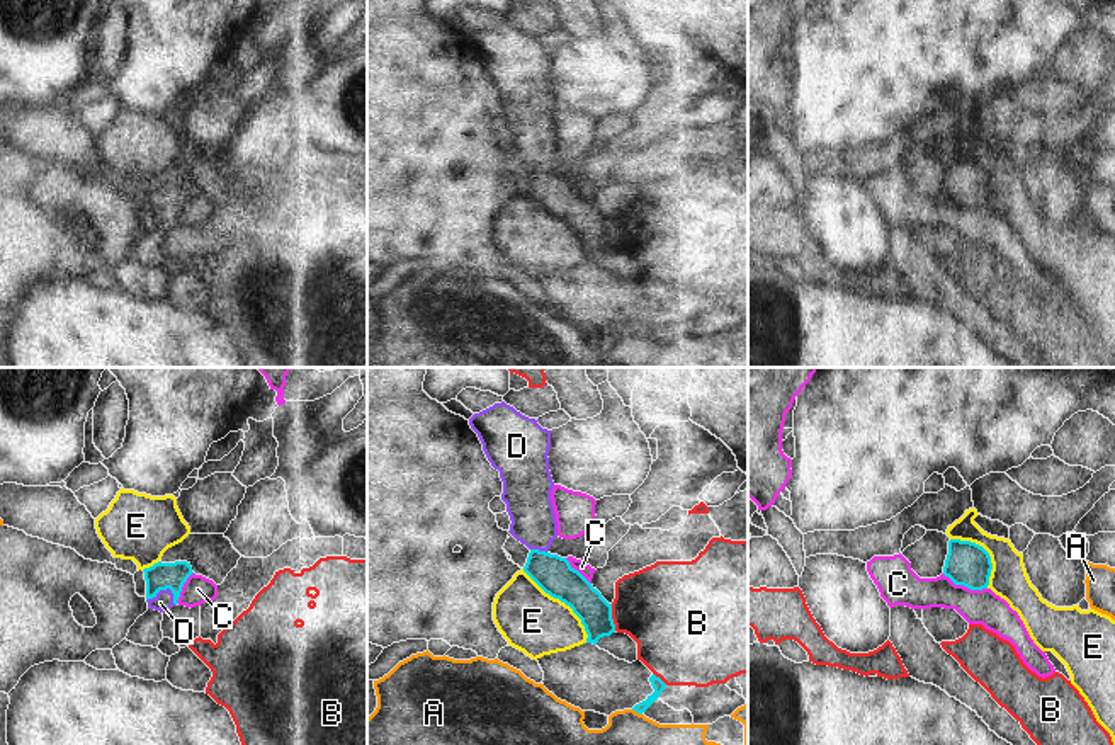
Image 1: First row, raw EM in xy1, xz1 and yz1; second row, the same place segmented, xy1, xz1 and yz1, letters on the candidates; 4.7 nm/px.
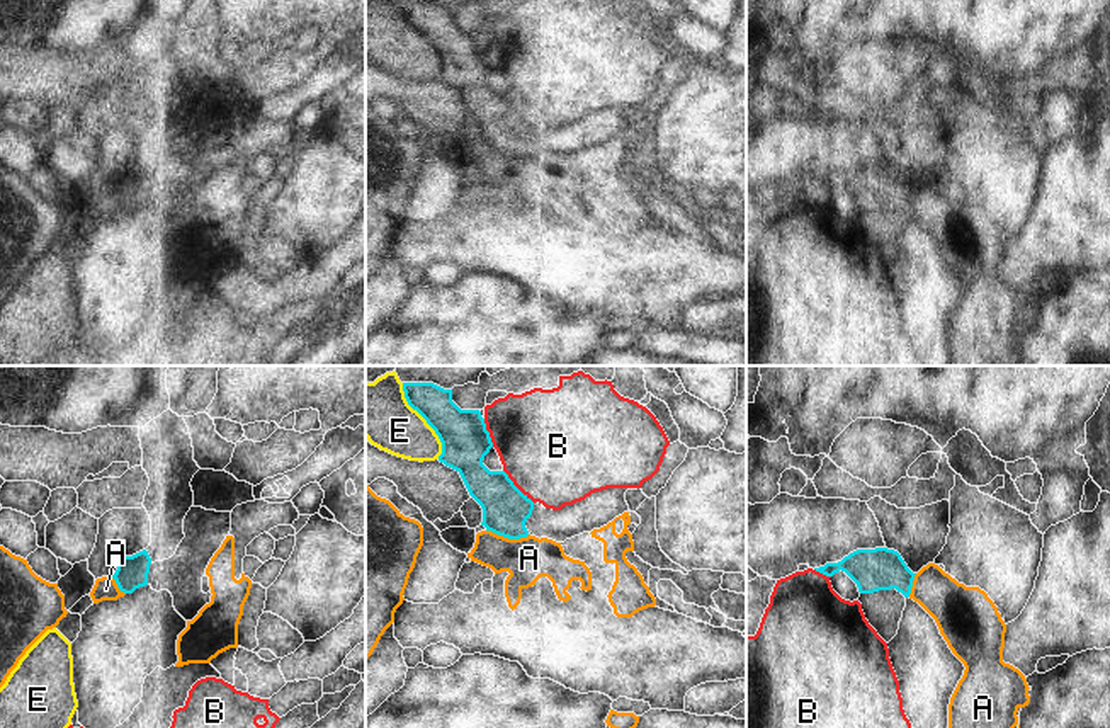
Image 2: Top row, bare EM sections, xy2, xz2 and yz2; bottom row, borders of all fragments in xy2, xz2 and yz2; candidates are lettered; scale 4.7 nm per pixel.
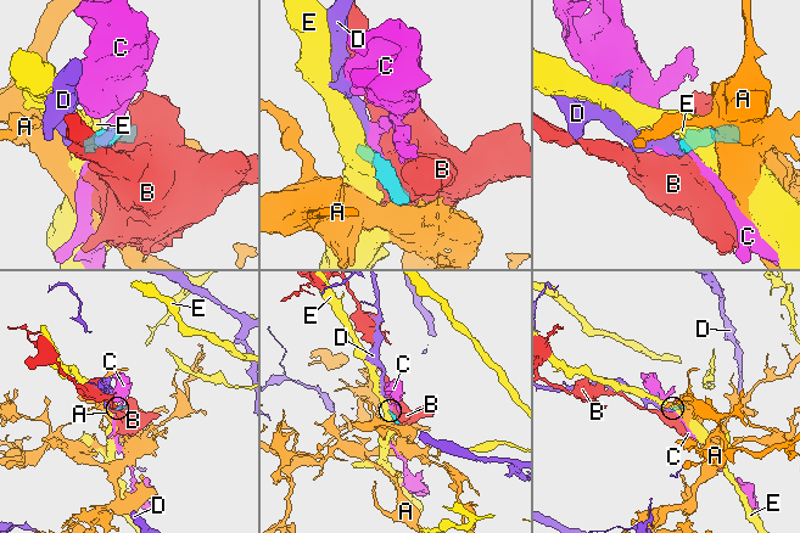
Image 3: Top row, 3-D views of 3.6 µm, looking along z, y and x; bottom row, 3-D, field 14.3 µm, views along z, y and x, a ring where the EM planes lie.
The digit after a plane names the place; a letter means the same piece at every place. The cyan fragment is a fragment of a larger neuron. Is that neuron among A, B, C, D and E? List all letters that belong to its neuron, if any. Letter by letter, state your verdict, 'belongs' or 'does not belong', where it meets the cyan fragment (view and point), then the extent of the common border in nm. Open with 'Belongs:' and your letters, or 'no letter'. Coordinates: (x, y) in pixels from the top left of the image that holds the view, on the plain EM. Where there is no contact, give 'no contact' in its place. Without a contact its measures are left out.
Belongs: D
A: does not belong; contact xz2 (509, 157); length 200 nm
B: does not belong; contact xz2 (515, 106); length 220 nm
C: does not belong; contact yz1 (964, 204); length 220 nm
D: belongs; contact xy1 (165, 208); length 150 nm
E: does not belong; contact xz1 (563, 220); length 460 nm

